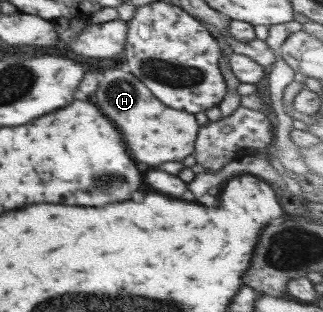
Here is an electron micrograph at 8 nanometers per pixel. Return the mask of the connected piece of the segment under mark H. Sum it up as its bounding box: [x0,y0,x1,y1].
[94,64,198,165]

